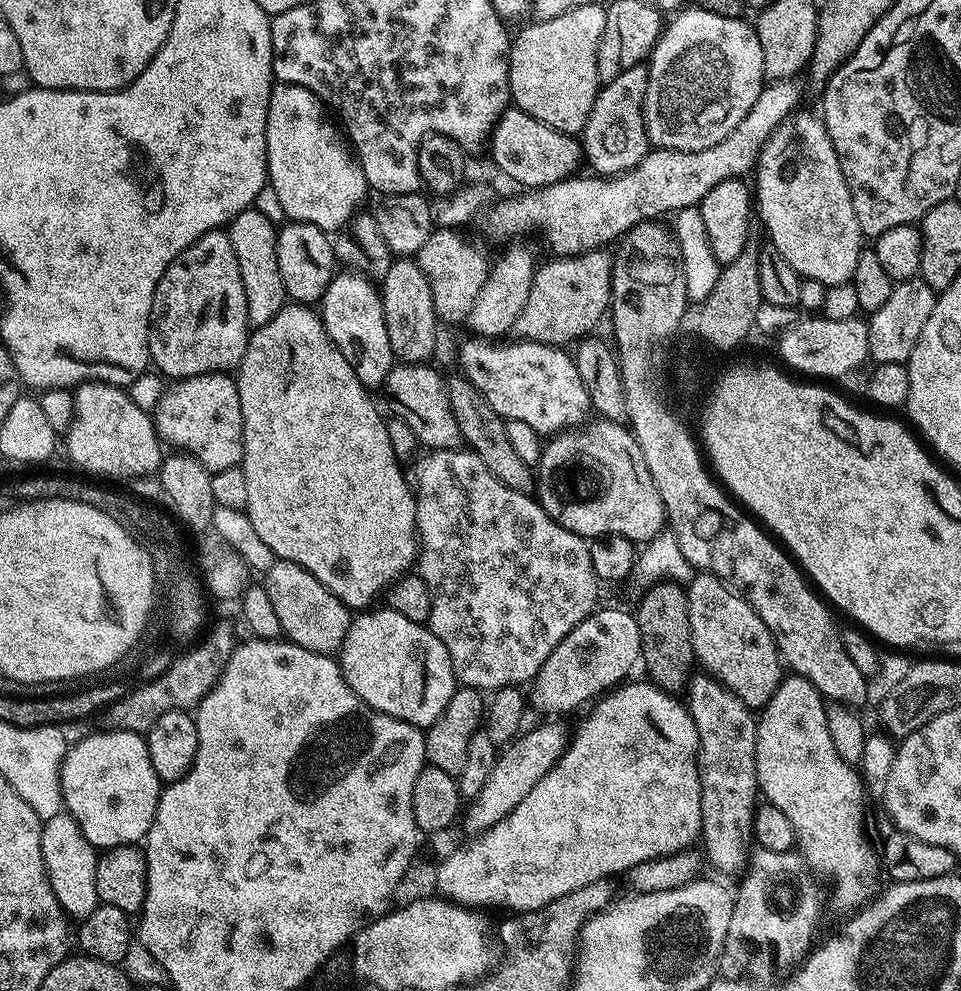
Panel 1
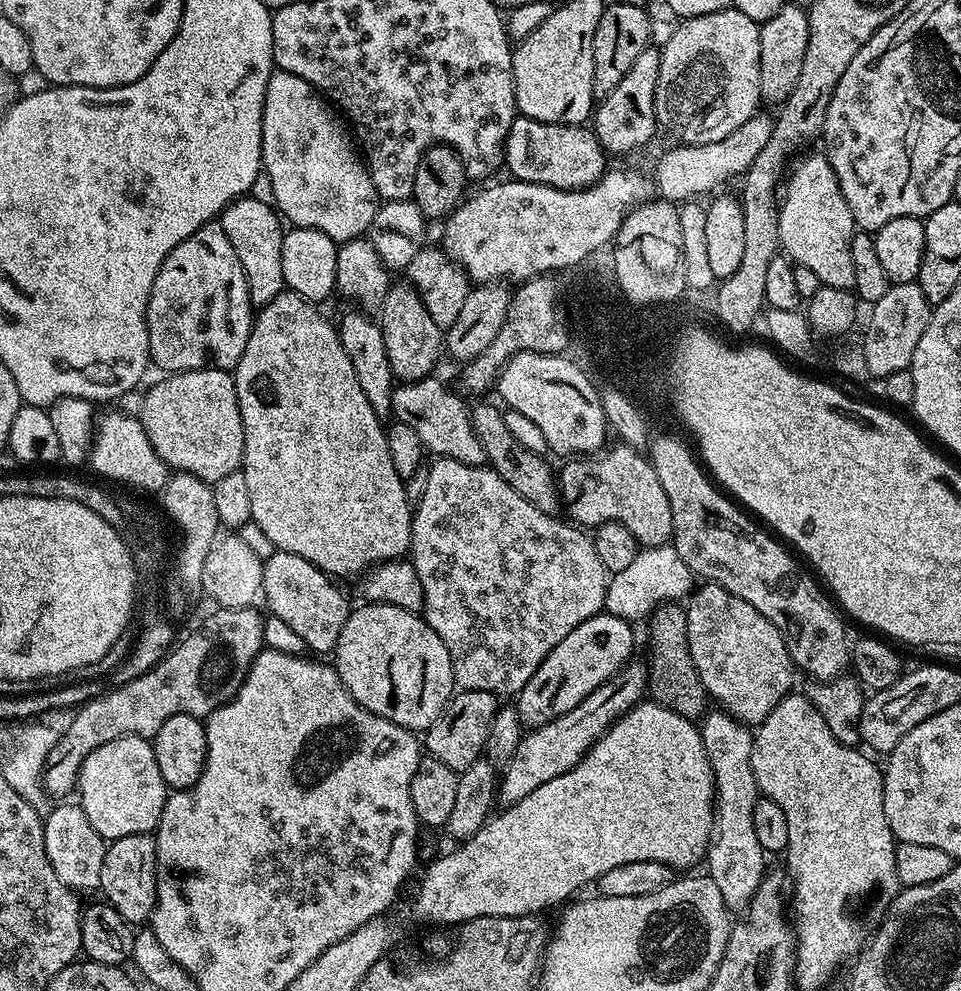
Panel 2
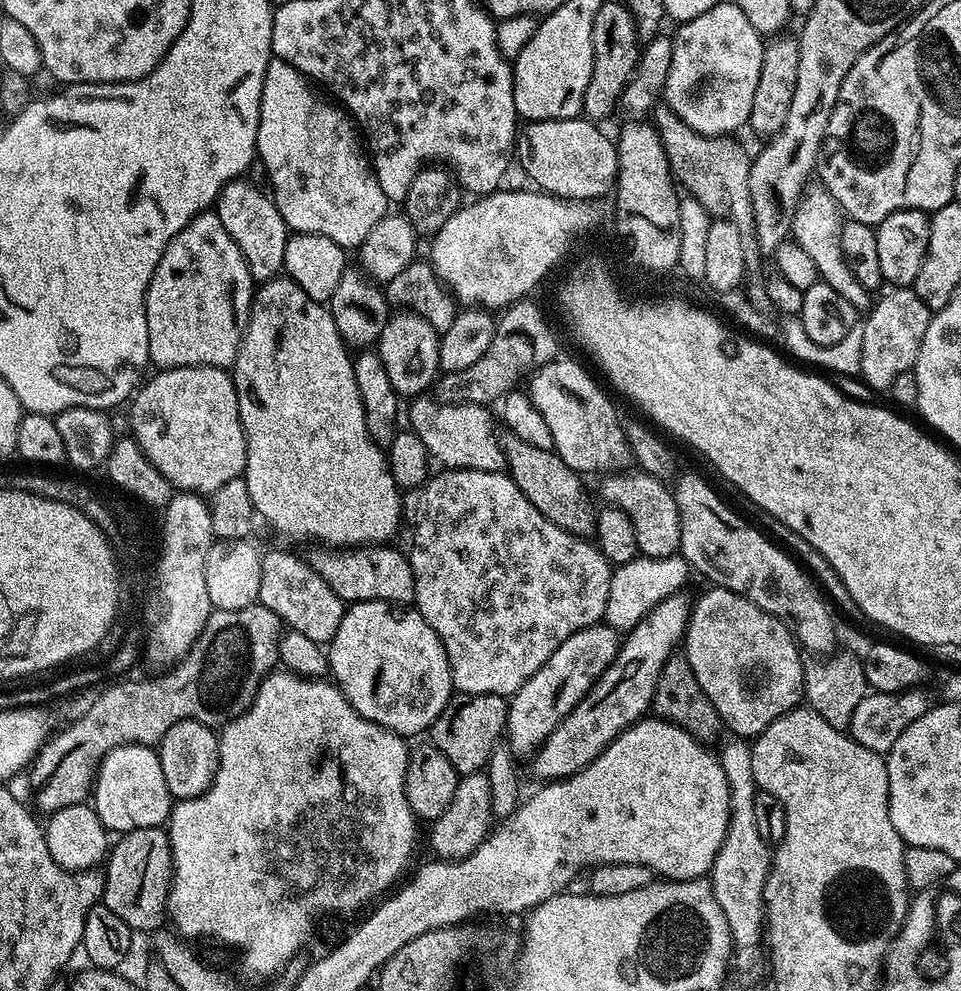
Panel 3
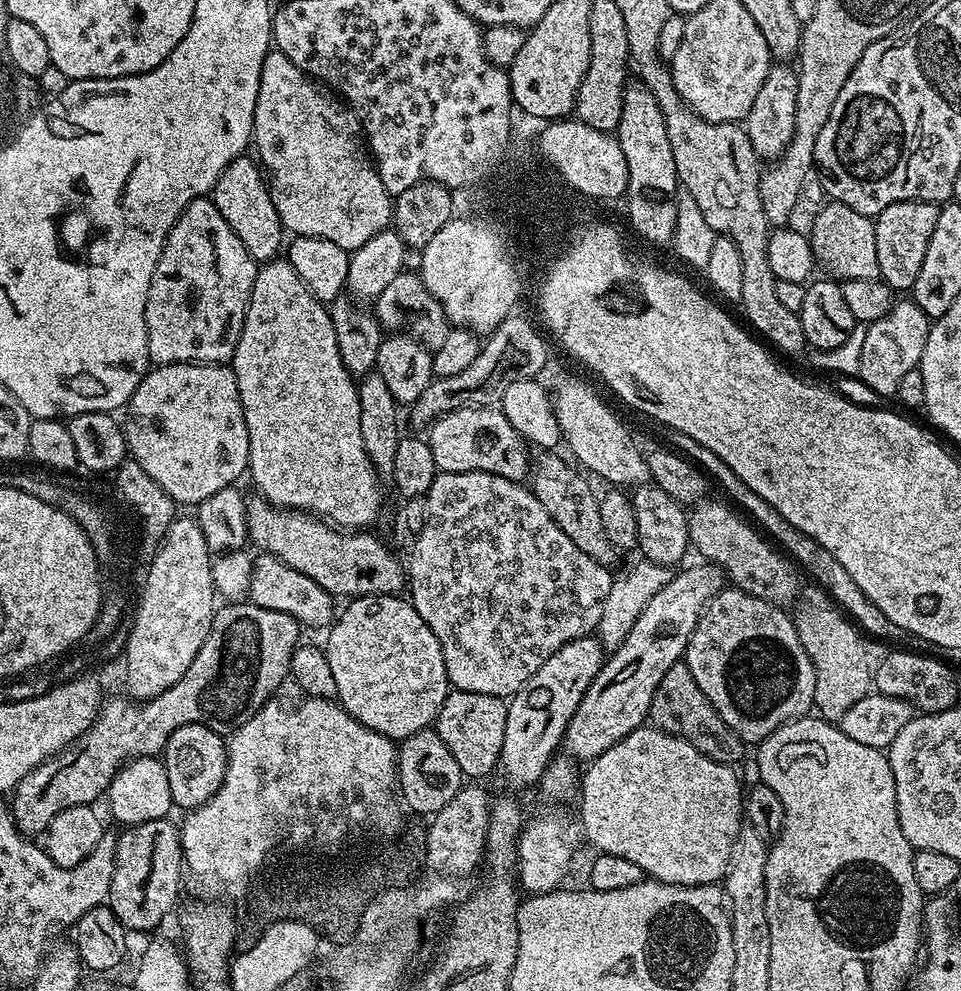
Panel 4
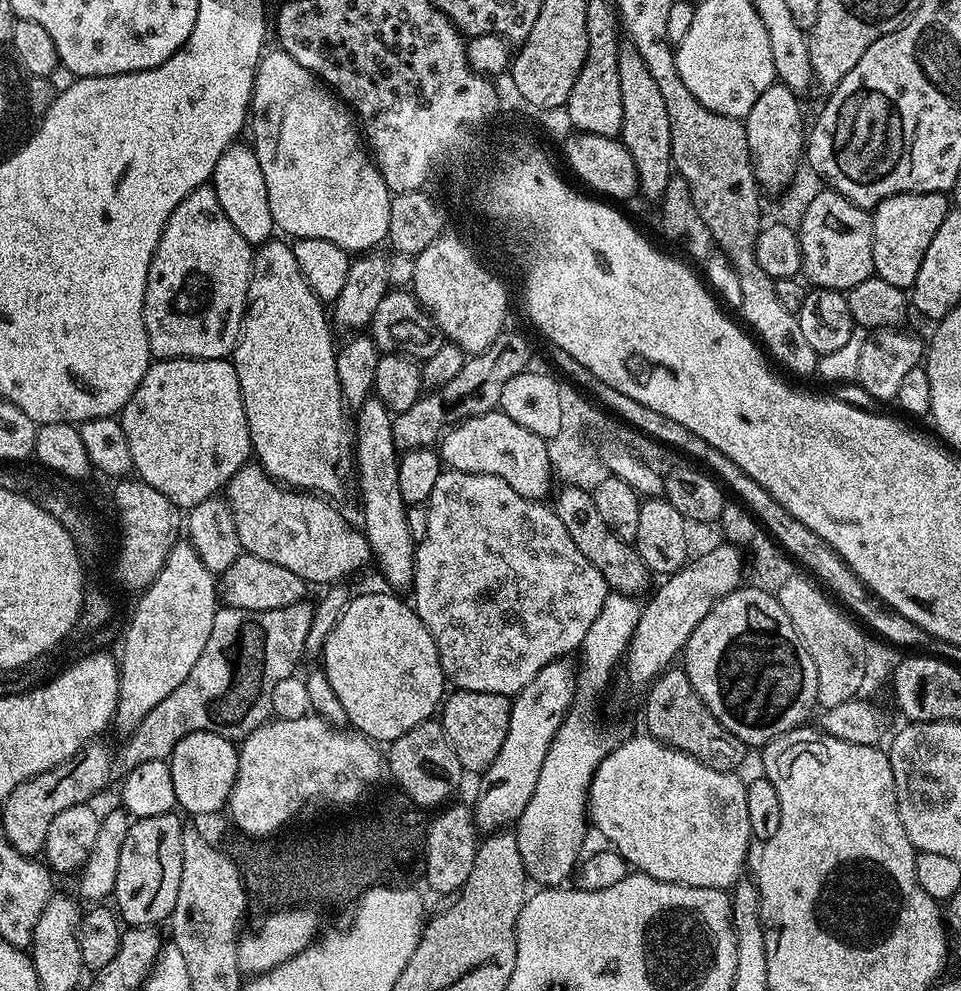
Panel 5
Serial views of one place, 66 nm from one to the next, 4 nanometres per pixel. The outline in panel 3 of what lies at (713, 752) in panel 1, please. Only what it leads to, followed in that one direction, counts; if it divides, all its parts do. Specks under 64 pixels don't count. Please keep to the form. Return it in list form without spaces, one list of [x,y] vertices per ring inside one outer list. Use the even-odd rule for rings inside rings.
[[[728,738],[718,751],[718,759],[726,774],[730,790],[730,818],[726,838],[714,858],[710,873],[710,883],[722,914],[730,926],[735,963],[740,963],[744,972],[752,972],[756,965],[765,963],[766,956],[766,909],[764,907],[764,887],[768,871],[772,868],[773,853],[770,846],[758,834],[754,822],[754,798],[758,791],[752,765],[752,749],[744,738]]]

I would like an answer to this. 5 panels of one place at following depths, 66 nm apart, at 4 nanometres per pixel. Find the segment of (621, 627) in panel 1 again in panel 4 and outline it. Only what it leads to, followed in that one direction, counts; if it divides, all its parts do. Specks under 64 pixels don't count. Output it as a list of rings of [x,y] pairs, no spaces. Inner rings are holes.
[[[595,635],[566,642],[566,646],[550,654],[550,658],[546,658],[546,662],[542,662],[542,666],[538,666],[538,670],[508,700],[506,738],[502,738],[498,768],[501,773],[504,771],[509,789],[539,785],[544,769],[552,763],[561,747],[564,731],[574,710],[578,710],[578,702],[582,702],[605,659],[605,649]]]

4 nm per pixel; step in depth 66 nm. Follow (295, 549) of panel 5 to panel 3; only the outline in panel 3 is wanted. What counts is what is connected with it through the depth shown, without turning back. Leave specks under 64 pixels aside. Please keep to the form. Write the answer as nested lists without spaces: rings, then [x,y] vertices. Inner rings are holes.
[[[387,543],[346,548],[343,550],[325,550],[312,546],[306,552],[308,564],[332,587],[334,594],[349,605],[367,600],[391,600],[394,604],[411,605],[416,599],[414,590],[414,570],[407,555],[396,548],[388,548]]]

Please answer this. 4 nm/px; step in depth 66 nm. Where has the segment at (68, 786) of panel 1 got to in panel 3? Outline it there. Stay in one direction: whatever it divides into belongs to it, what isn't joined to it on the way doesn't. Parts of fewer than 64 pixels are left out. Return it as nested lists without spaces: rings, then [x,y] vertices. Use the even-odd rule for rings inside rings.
[[[123,744],[107,752],[96,769],[90,803],[96,809],[102,826],[112,834],[167,825],[174,797],[170,794],[166,777],[162,774],[159,751],[146,744]]]

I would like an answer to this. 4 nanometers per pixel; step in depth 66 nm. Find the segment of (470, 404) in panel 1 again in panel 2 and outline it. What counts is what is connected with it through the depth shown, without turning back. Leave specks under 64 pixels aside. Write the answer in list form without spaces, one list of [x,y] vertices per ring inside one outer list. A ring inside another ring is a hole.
[[[476,402],[471,405],[470,415],[472,417],[472,429],[478,438],[478,442],[482,442],[482,450],[487,463],[494,471],[501,476],[514,490],[518,490],[518,494],[522,494],[522,498],[526,498],[526,502],[530,502],[534,506],[538,506],[538,510],[549,514],[559,513],[562,508],[562,495],[558,487],[558,476],[550,465],[544,461],[545,457],[539,452],[531,452],[522,446],[522,442],[518,442],[514,438],[514,434],[510,434],[510,430],[506,430],[506,422],[504,421],[501,409],[496,409],[492,404],[480,404],[484,402]]]

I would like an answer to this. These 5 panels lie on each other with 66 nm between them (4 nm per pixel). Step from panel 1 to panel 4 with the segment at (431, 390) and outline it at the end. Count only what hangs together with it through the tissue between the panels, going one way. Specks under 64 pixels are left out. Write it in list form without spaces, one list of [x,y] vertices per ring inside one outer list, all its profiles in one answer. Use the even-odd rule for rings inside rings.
[[[473,406],[446,412],[432,421],[426,439],[440,472],[485,472],[517,482],[529,475],[529,445],[510,426],[510,418],[499,407]]]

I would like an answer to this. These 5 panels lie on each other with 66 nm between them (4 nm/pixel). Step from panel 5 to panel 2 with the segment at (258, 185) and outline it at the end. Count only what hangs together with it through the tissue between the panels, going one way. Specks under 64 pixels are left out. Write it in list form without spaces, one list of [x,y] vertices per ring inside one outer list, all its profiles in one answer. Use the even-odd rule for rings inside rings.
[[[252,194],[241,196],[239,200],[226,205],[218,217],[218,222],[226,238],[230,238],[230,246],[234,246],[238,262],[242,262],[248,296],[253,305],[263,306],[286,288],[282,274],[282,238],[286,224],[279,211],[267,199],[255,200],[254,197]]]

